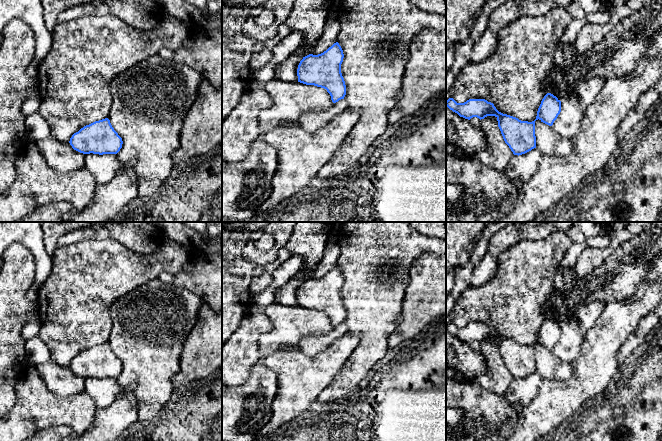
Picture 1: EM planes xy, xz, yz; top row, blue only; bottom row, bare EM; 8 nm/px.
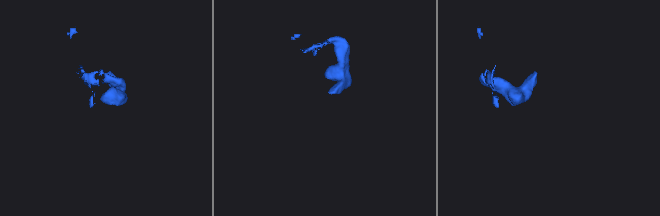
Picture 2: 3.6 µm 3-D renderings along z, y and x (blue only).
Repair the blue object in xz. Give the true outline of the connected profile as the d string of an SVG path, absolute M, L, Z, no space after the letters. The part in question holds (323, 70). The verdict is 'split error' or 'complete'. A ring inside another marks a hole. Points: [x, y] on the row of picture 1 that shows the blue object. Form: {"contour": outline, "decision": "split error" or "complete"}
{"contour": "M338 42L321 54L309 54L300 61L298 82L327 90L333 103L344 99L346 85L341 73L344 54Z", "decision": "complete"}

